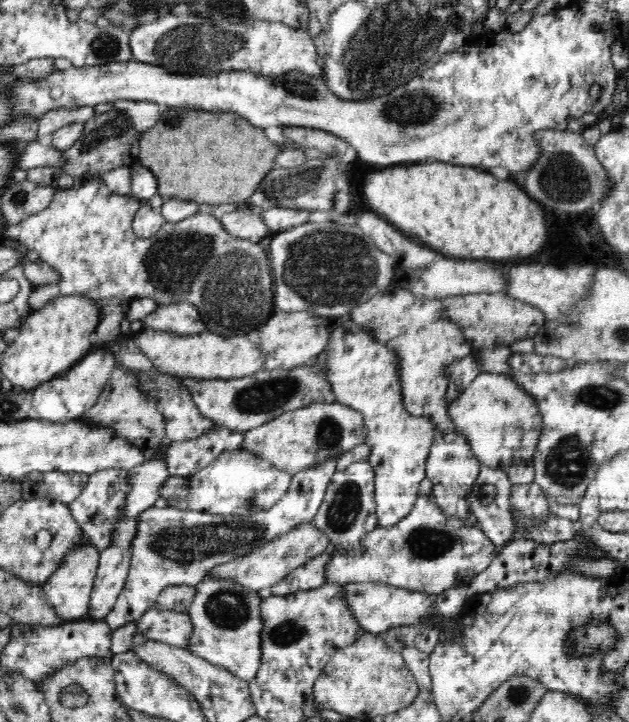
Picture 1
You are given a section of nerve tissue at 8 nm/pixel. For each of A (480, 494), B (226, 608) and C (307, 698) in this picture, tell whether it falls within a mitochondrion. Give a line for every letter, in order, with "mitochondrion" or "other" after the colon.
A: other
B: mitochondrion
C: other

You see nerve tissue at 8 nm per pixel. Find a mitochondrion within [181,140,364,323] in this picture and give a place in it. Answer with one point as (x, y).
(290, 187)

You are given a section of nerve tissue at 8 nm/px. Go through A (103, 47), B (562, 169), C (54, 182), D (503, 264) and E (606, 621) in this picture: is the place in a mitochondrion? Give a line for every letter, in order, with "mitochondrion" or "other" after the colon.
A: mitochondrion
B: mitochondrion
C: other
D: other
E: other

